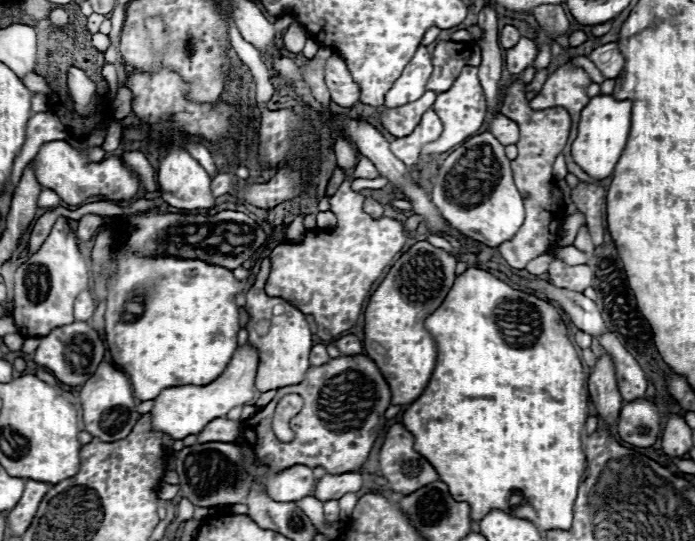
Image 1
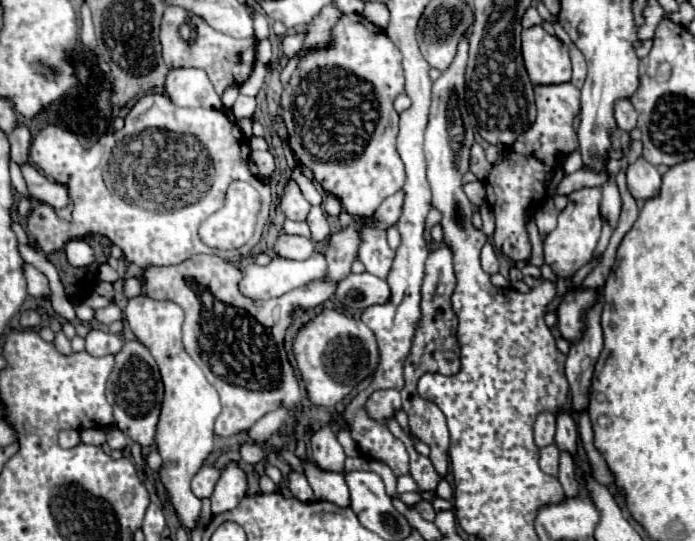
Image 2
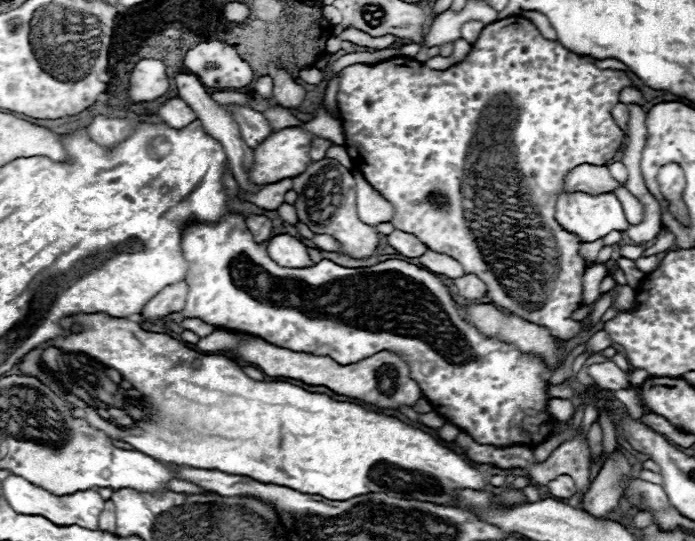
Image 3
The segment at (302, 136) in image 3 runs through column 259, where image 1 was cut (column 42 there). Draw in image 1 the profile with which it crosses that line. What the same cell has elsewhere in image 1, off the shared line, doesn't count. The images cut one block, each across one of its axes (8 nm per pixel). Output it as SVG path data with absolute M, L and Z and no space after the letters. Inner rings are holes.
M66 140L46 142L46 146L42 146L42 150L36 154L34 170L38 182L44 188L54 190L66 204L76 204L76 206L84 204L86 198L94 198L94 196L102 196L104 200L112 200L112 202L130 200L140 190L138 176L132 170L128 170L128 166L120 156L110 156L104 158L102 162L92 162L84 154L80 154L80 150L72 148Z

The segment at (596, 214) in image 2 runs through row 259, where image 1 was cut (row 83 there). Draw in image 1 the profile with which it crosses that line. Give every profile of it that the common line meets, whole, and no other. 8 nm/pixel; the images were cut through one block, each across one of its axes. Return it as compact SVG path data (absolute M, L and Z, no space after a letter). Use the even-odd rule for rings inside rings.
M572 62L560 66L554 74L548 76L546 84L538 92L538 96L530 102L534 110L546 110L552 106L562 106L570 112L574 130L580 120L580 110L588 104L590 96L586 88L592 84L588 74L582 68L572 66Z

